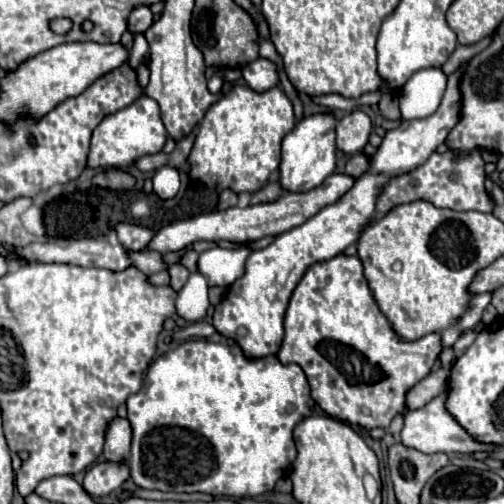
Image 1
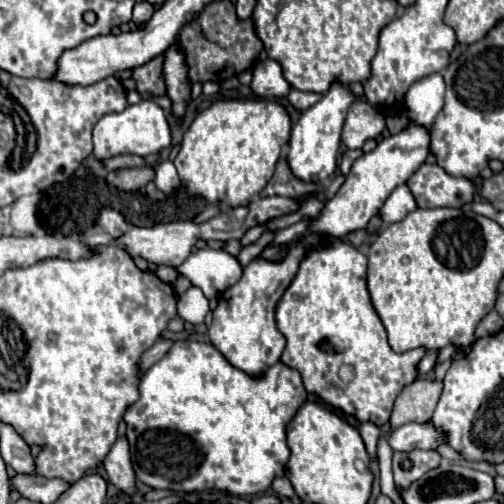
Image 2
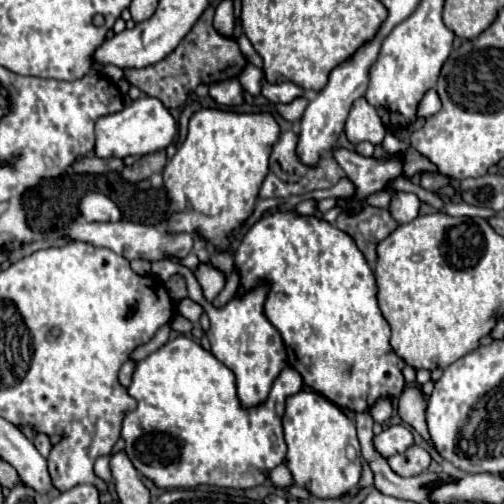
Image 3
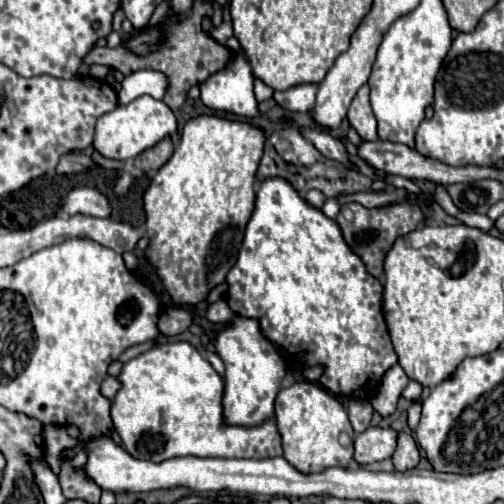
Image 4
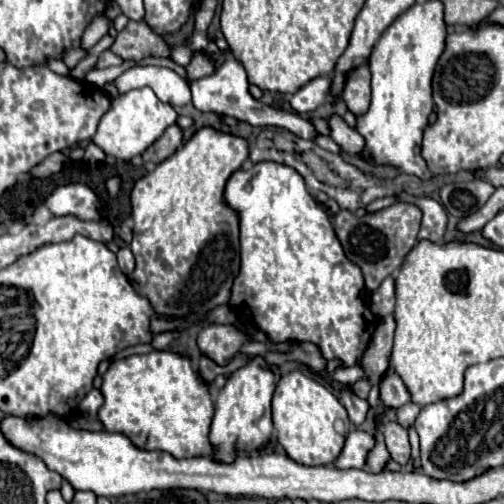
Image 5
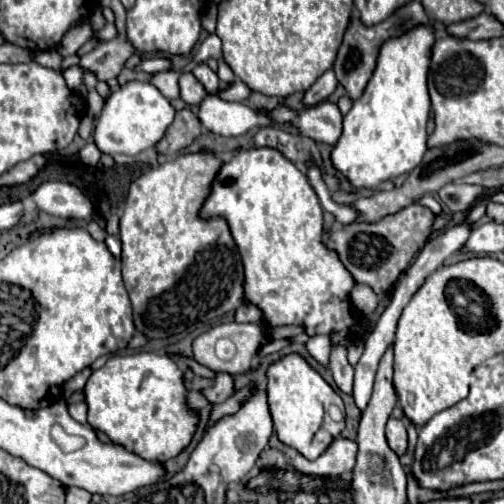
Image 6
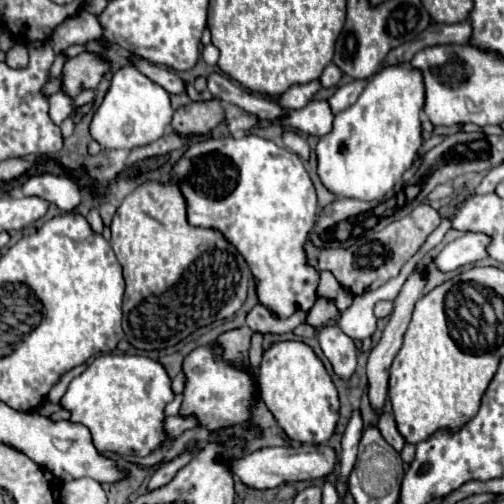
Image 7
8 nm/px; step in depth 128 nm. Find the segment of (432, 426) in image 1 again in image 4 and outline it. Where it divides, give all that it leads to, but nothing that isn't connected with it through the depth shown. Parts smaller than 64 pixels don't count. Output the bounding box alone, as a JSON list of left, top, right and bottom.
[354,428,398,464]

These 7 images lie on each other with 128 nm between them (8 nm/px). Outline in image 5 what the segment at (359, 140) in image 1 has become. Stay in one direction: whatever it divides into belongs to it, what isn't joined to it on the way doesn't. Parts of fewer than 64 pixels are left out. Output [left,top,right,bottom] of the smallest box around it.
[344,64,370,116]

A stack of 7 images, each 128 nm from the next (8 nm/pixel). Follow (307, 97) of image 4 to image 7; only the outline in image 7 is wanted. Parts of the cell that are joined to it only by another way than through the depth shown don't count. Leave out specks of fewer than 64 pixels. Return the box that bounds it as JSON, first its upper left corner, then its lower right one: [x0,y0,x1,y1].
[320,64,342,88]

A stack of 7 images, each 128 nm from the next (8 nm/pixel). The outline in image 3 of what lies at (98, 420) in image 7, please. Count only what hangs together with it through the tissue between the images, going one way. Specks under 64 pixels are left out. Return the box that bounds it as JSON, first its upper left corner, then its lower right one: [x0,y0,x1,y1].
[122,336,302,488]

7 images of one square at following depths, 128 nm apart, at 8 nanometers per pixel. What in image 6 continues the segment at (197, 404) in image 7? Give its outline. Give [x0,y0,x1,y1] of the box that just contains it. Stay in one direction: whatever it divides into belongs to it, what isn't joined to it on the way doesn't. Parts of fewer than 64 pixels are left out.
[204,374,234,404]

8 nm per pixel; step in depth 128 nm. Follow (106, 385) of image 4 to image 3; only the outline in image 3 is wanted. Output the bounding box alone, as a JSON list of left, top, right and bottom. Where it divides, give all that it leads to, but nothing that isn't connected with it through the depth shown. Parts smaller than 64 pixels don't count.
[118,361,135,386]

